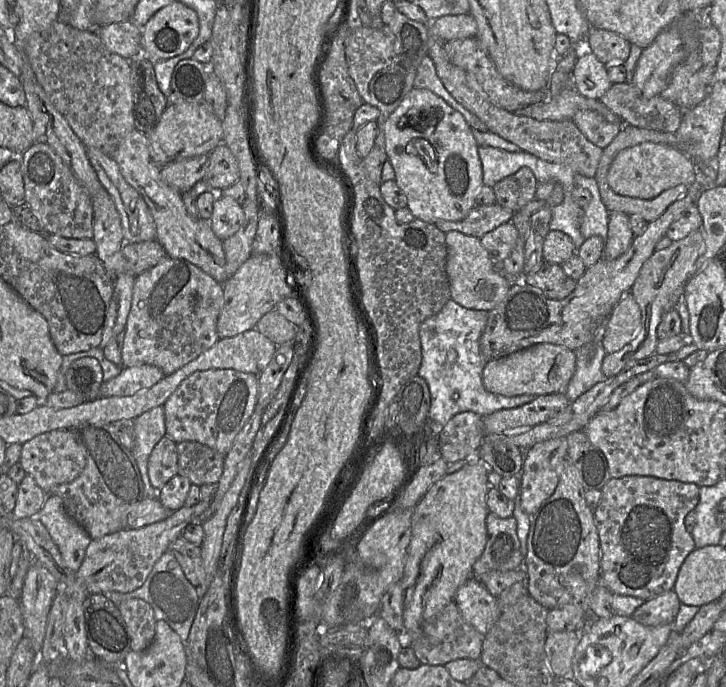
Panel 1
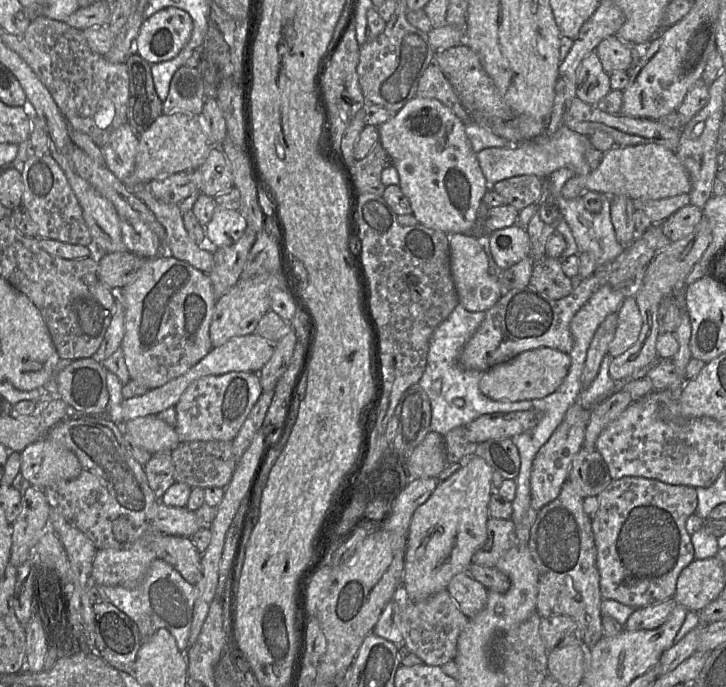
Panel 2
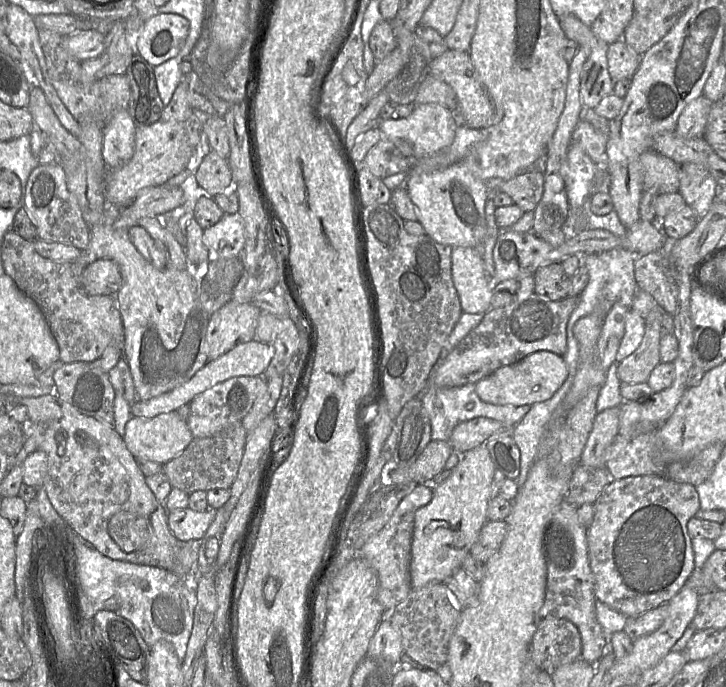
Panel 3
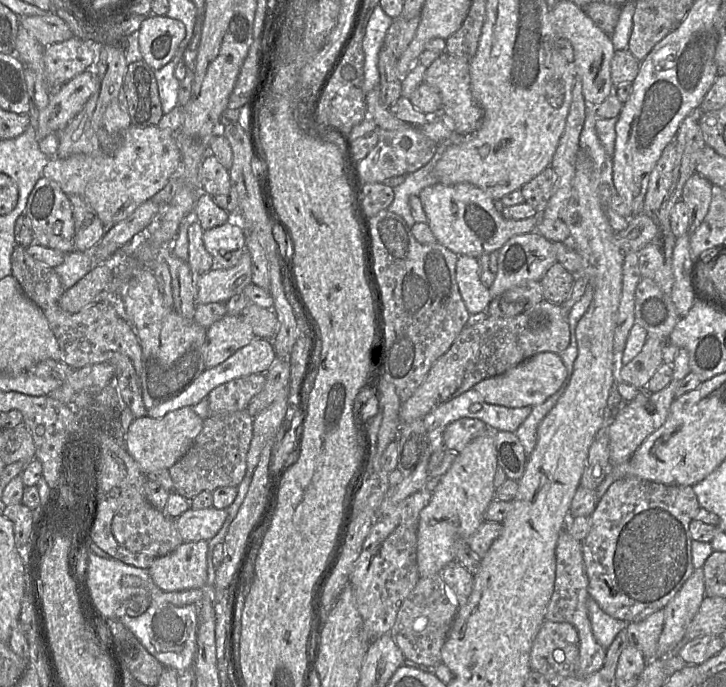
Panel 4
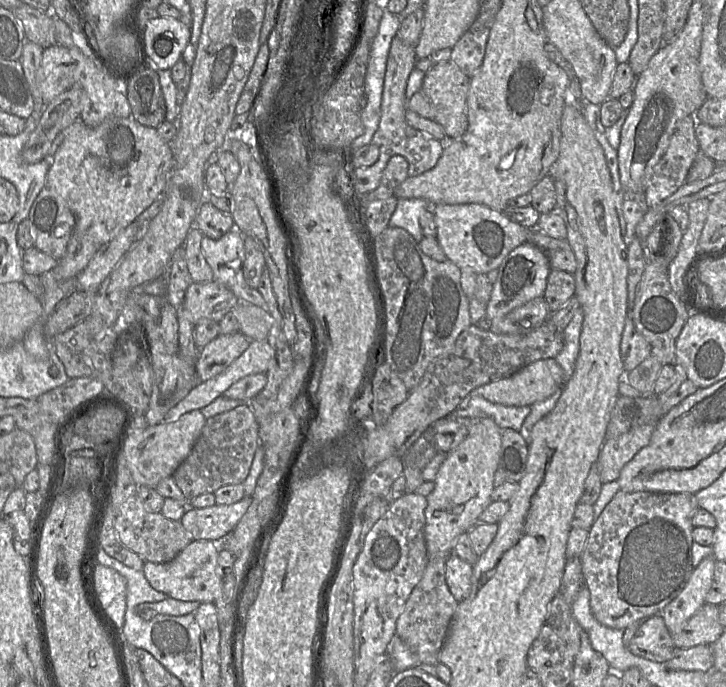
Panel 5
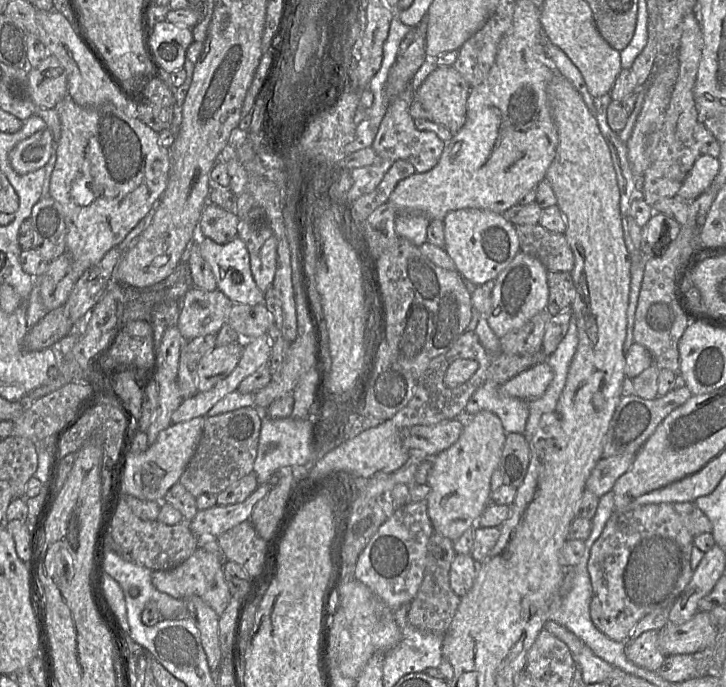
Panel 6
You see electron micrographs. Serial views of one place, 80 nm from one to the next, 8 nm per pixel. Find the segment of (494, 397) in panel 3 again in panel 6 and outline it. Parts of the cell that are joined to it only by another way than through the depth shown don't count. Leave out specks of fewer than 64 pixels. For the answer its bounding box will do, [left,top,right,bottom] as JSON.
[500,361,554,402]

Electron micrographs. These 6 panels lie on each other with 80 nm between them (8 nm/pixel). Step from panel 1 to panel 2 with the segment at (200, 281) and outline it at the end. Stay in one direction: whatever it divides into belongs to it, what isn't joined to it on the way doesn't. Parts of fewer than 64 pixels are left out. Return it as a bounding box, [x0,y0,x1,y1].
[120,252,217,391]

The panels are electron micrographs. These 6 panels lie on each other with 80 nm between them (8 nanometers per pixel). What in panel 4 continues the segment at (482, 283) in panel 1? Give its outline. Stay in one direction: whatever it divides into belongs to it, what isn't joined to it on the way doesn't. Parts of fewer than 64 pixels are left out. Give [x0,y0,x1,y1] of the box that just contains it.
[455,255,491,315]

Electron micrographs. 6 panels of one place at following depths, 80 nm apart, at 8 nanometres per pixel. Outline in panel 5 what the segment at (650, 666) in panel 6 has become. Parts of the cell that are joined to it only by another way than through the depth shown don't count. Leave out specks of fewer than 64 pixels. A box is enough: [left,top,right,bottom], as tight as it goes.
[629,614,676,663]

